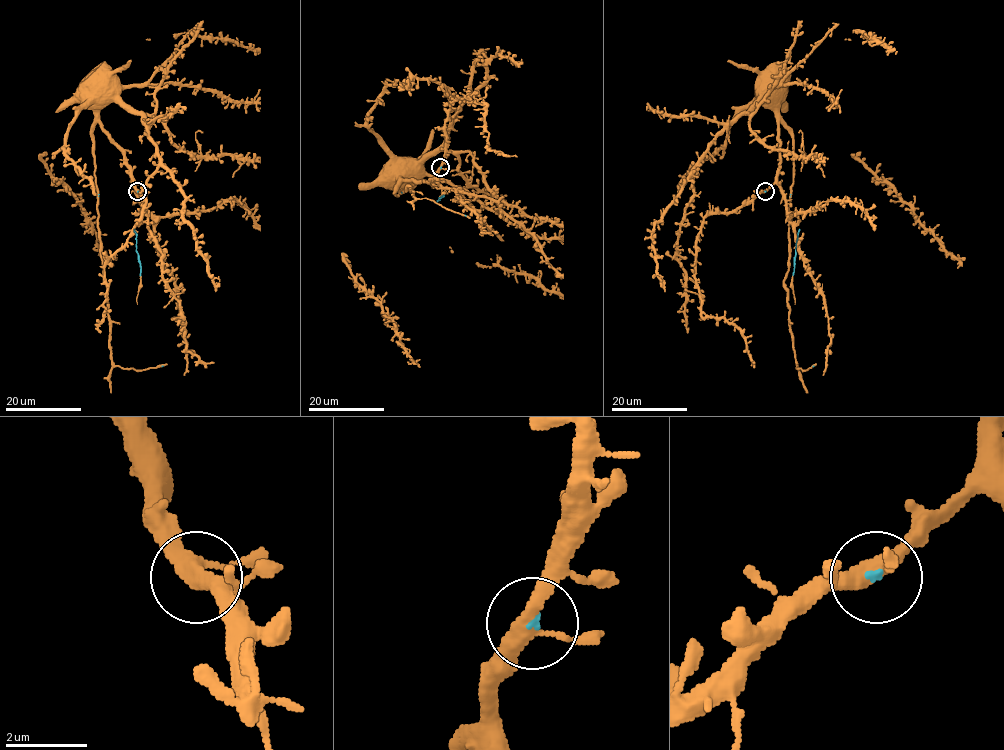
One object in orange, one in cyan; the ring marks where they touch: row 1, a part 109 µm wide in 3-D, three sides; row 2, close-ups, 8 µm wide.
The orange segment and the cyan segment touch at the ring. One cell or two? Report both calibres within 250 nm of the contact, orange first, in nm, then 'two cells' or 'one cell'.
360 nm thick on the orange side, 80 nm on the other; one cell

